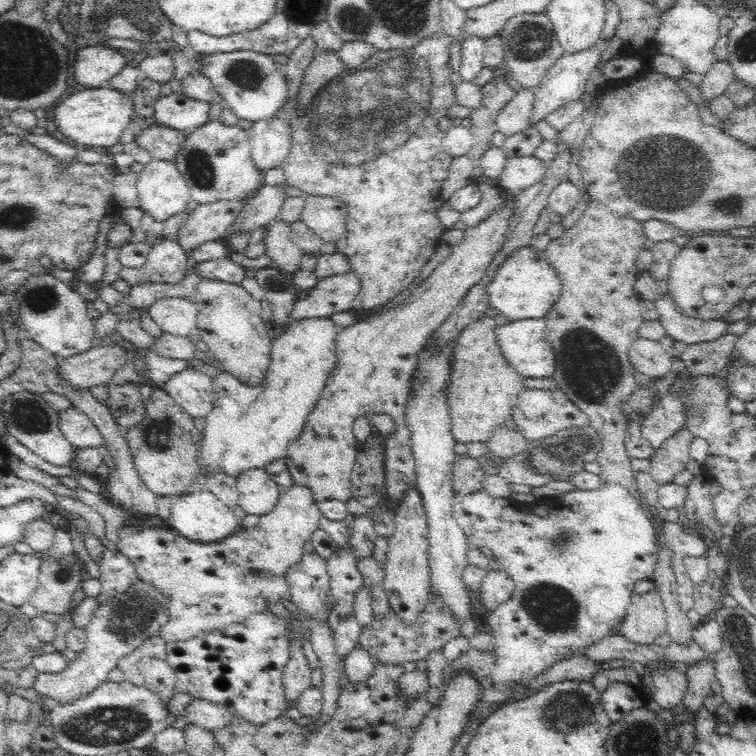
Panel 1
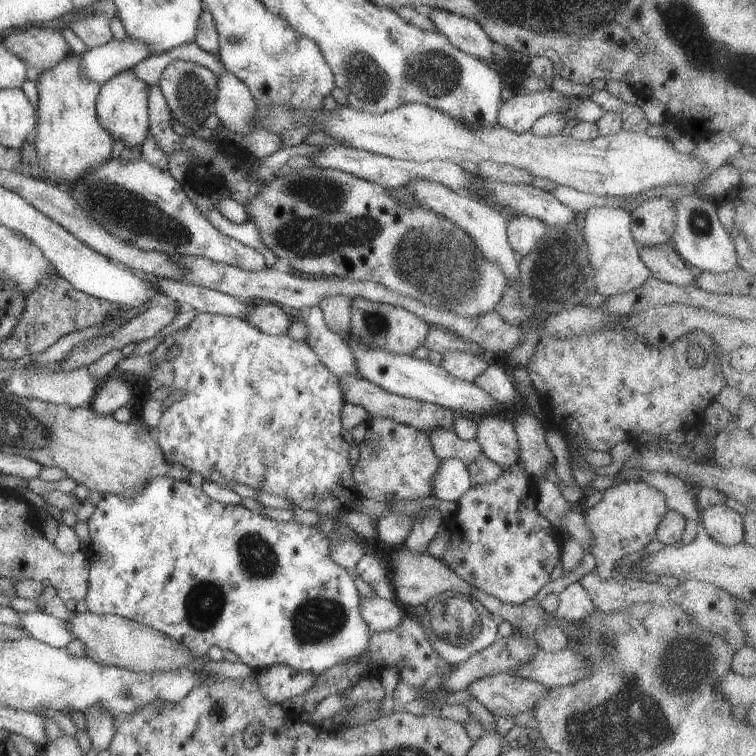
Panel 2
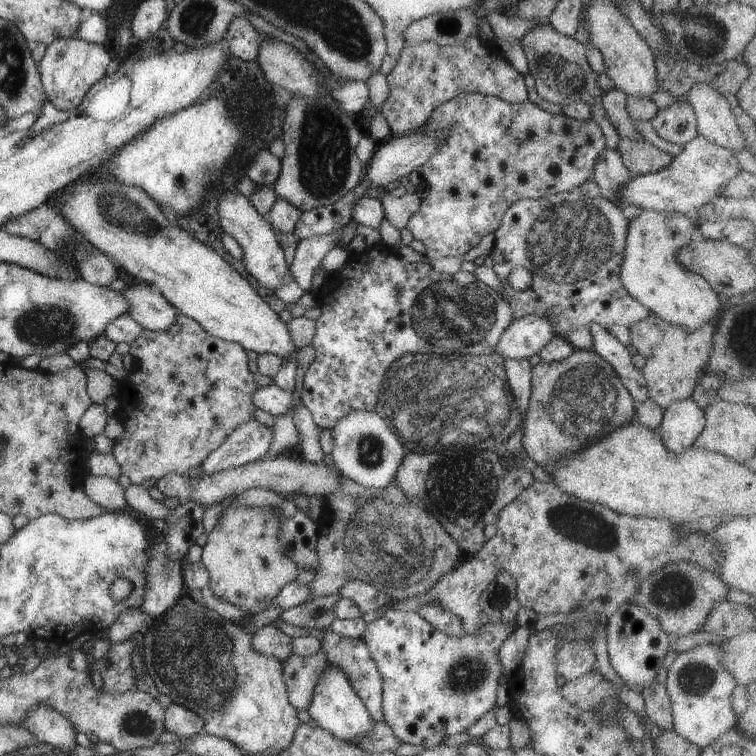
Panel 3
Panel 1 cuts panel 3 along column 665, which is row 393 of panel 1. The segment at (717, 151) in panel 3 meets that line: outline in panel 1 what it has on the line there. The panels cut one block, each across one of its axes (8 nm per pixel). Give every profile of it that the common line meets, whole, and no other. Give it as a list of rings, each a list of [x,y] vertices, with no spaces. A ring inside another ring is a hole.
[[[188,367],[179,373],[174,373],[164,385],[159,386],[164,390],[188,415],[194,418],[208,416],[213,410],[214,396],[211,378],[203,372],[203,369]]]

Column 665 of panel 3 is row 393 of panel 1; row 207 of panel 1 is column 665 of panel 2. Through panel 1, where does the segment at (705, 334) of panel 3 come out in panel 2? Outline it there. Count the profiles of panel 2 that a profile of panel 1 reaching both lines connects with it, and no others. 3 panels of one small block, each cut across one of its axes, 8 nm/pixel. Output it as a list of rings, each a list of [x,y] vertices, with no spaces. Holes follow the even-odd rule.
[[[620,480],[612,488],[607,488],[602,500],[583,513],[592,532],[590,552],[596,558],[594,572],[604,580],[615,576],[614,568],[618,560],[640,552],[656,538],[658,525],[667,510],[666,496],[644,480]]]

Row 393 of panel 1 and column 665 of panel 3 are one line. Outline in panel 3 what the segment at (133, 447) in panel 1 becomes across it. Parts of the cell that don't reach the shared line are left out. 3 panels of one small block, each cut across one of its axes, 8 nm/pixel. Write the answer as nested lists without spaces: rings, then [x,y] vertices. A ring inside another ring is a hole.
[[[620,139],[616,150],[633,178],[660,171],[673,160],[670,154],[659,150],[645,140]]]

